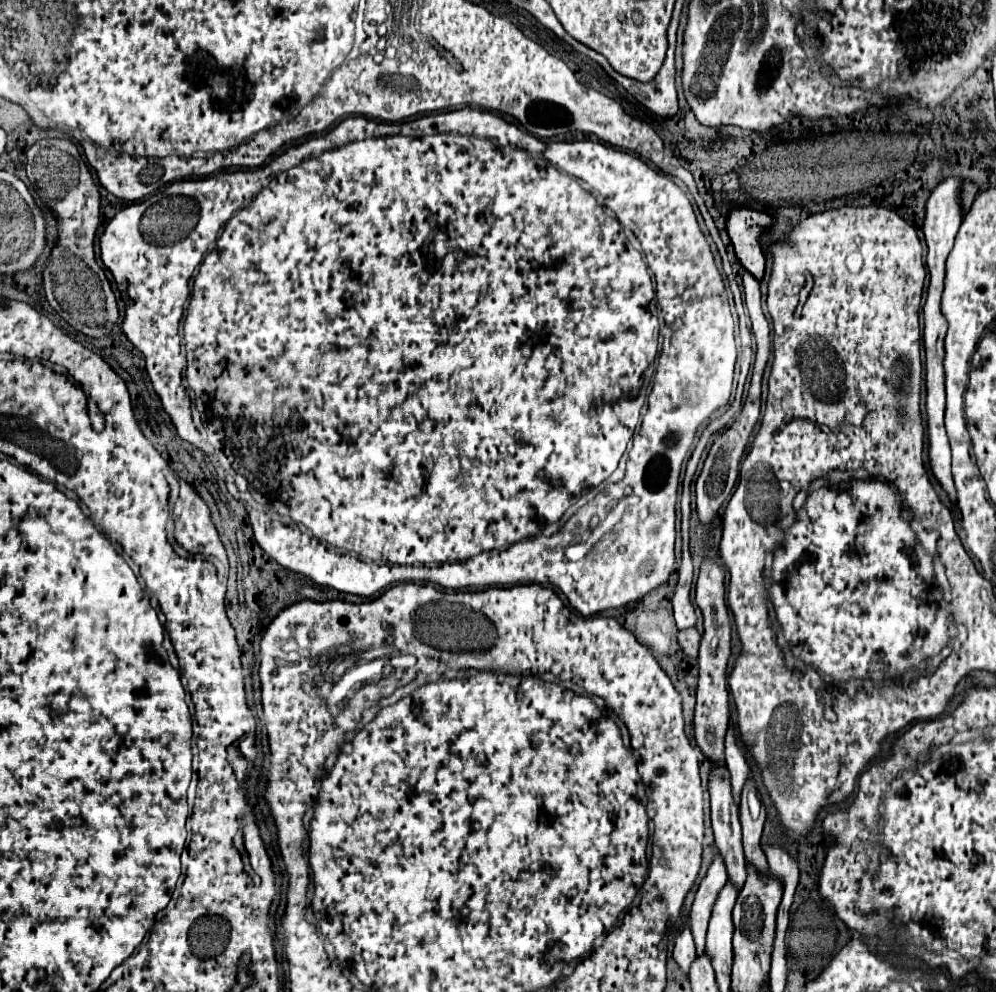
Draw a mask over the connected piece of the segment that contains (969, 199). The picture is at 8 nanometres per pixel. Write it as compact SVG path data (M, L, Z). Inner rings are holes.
M965 179L965 181L963 181L963 193L961 193L961 197L963 197L963 209L965 209L965 211L969 211L969 207L971 207L975 195L977 195L975 183L971 183L971 181Z

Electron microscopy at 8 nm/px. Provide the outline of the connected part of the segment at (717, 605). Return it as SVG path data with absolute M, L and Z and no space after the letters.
M711 557L701 563L697 579L697 605L705 617L705 633L699 649L699 685L695 707L695 739L701 751L717 763L723 763L723 739L729 723L729 691L727 691L727 661L731 657L731 621L725 605L725 569Z

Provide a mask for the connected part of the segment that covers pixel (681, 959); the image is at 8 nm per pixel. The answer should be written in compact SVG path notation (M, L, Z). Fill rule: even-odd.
M685 925L675 941L675 949L673 949L673 959L679 963L679 967L683 969L683 973L689 973L689 965L695 959L695 941L691 935L689 925Z

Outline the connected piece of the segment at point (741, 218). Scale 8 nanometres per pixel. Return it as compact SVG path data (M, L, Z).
M737 209L727 219L727 233L735 247L737 259L759 281L765 273L765 253L759 243L763 233L759 223L763 223L763 217L765 213L755 209Z

